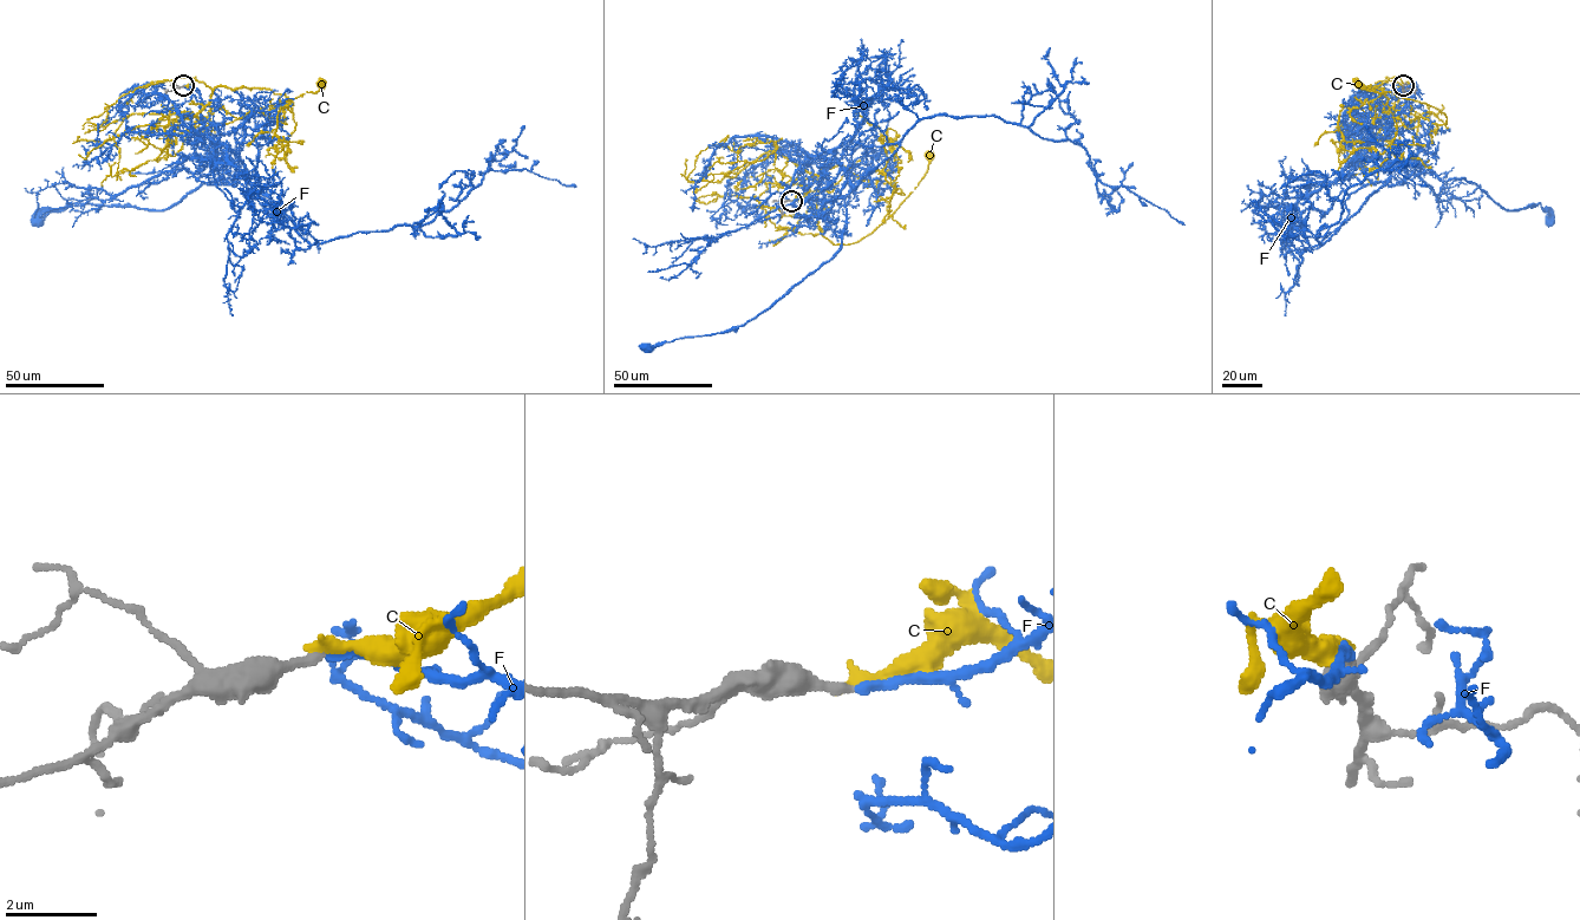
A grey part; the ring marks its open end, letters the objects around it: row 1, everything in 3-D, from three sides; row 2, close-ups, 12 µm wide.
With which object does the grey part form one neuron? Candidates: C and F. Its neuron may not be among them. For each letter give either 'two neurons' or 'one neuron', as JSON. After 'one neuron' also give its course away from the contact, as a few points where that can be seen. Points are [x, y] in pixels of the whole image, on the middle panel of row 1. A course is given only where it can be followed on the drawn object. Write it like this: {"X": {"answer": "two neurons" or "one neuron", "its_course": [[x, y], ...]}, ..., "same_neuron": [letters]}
{"C": {"answer": "two neurons"}, "F": {"answer": "one neuron", "its_course": [[791, 201], [807, 195], [809, 160], [828, 157], [843, 170], [850, 191], [840, 249], [743, 325], [644, 345]]}, "same_neuron": ["F"]}

